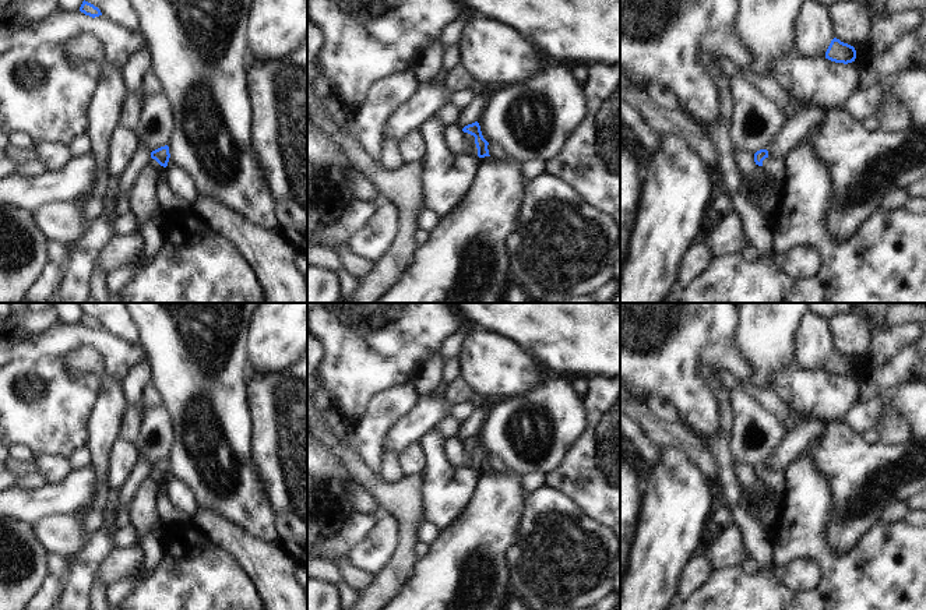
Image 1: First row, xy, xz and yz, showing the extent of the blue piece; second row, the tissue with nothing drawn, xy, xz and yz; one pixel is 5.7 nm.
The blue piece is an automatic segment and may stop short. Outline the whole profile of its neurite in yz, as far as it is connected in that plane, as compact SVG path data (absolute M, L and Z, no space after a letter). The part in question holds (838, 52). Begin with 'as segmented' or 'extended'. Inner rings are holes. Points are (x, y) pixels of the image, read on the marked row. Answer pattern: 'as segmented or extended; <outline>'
as segmented; M834 38L825 52L825 59L835 61L835 63L852 63L856 59L856 50L853 46L841 42L839 39Z

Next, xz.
extended; M478 121L465 126L462 131L466 140L466 155L478 155L479 158L490 156L487 149L489 142L483 138Z

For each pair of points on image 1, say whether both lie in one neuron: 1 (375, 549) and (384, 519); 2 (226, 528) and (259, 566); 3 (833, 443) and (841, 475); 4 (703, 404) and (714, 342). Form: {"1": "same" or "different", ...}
{"1": "same", "2": "same", "3": "same", "4": "same"}

